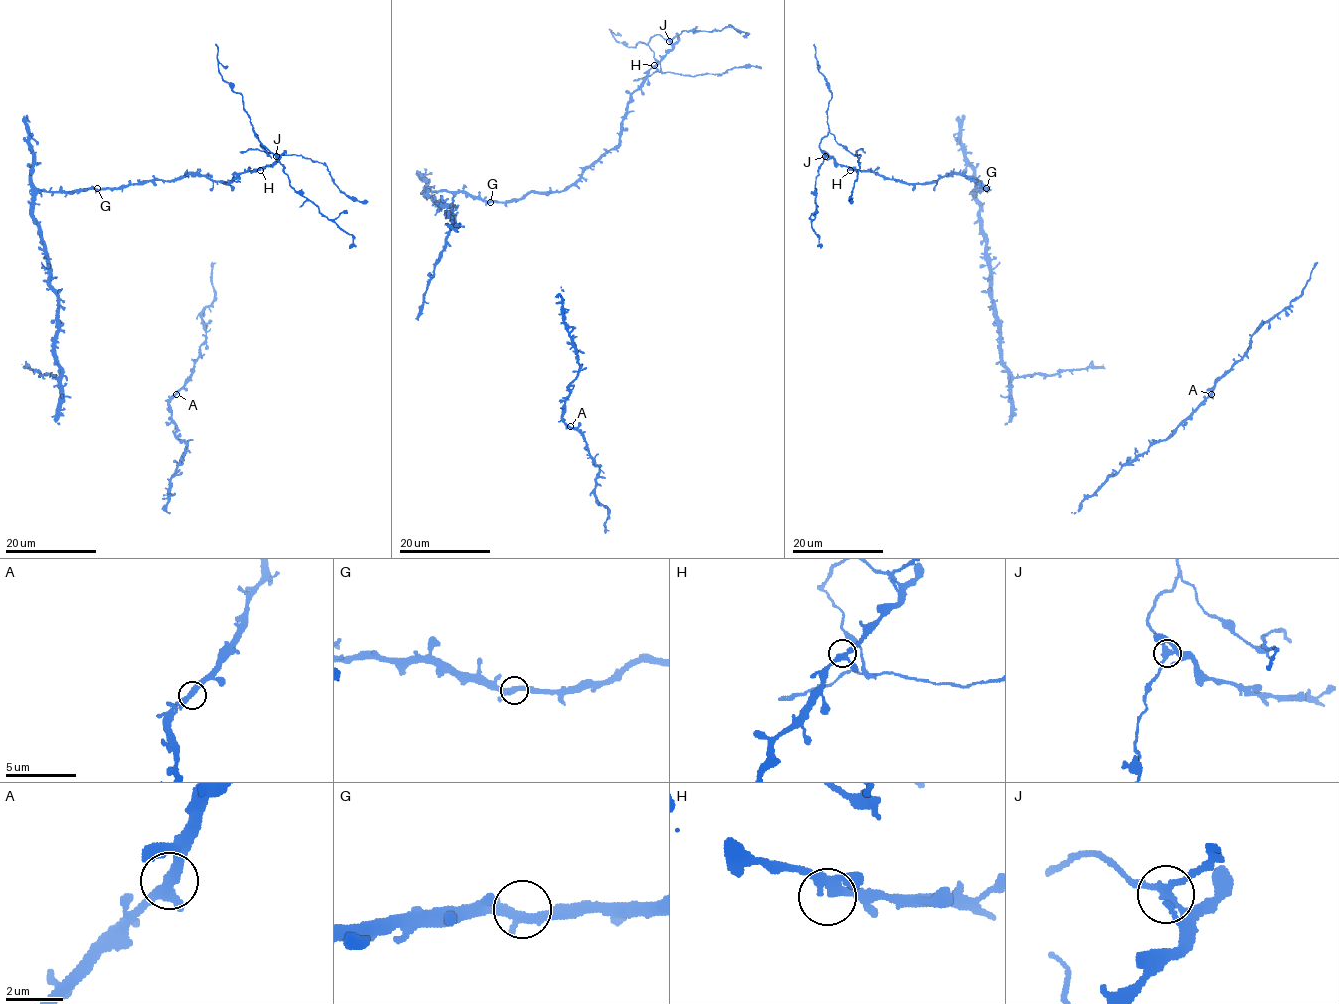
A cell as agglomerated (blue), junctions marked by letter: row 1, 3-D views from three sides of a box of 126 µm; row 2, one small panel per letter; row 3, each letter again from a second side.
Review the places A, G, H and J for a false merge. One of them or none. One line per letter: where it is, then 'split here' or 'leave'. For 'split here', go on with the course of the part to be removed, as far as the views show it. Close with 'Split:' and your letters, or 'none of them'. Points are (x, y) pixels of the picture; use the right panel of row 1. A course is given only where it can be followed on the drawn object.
A: at (1211, 394); leave
G: at (986, 188); leave
H: at (850, 170); leave
J: at (825, 156); split here; foreign part runs (825, 156), (819, 143), (829, 133), (838, 144), (860, 155), (852, 192), (853, 202)
Split: J

